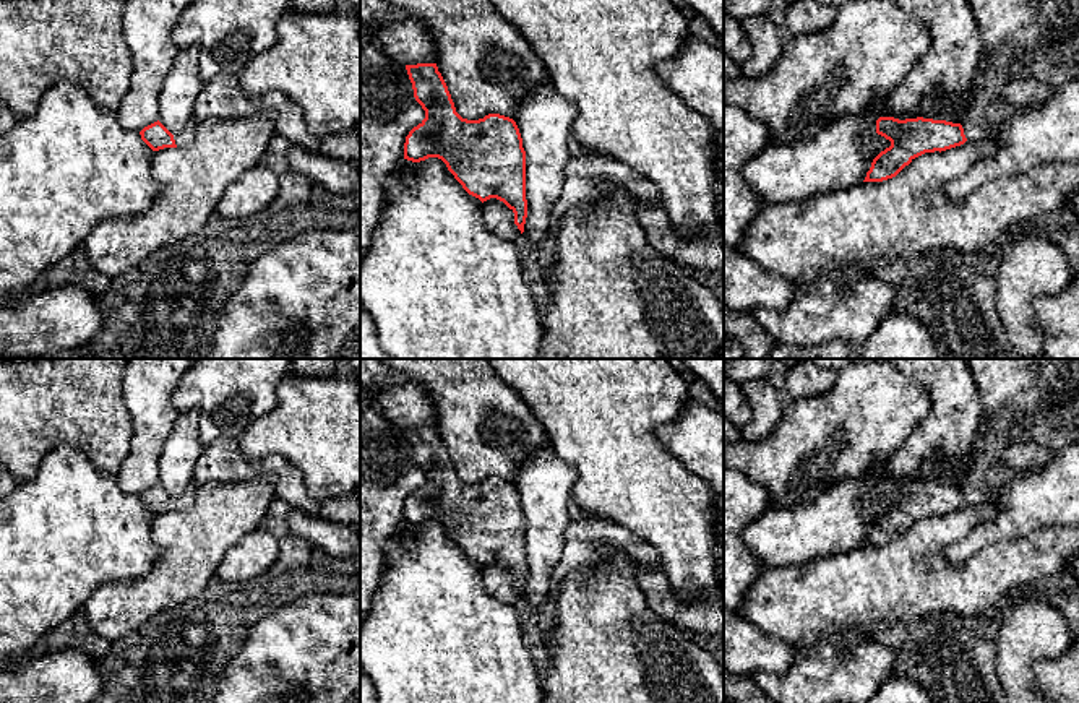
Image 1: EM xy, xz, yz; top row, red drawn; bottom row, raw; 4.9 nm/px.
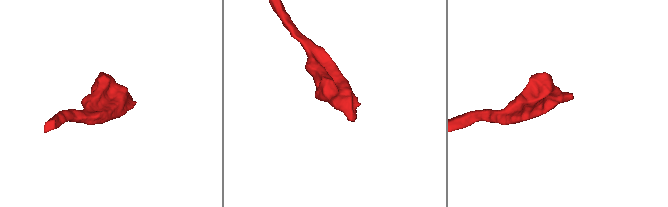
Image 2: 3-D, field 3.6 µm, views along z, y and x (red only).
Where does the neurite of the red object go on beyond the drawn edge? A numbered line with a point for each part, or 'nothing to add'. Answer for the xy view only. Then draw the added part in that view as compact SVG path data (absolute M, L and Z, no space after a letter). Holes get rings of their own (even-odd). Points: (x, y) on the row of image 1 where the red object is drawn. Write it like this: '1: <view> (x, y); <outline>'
1: xy (187, 135); M193 117L180 133L174 135L177 148L188 146L195 140L198 122L200 120Z

